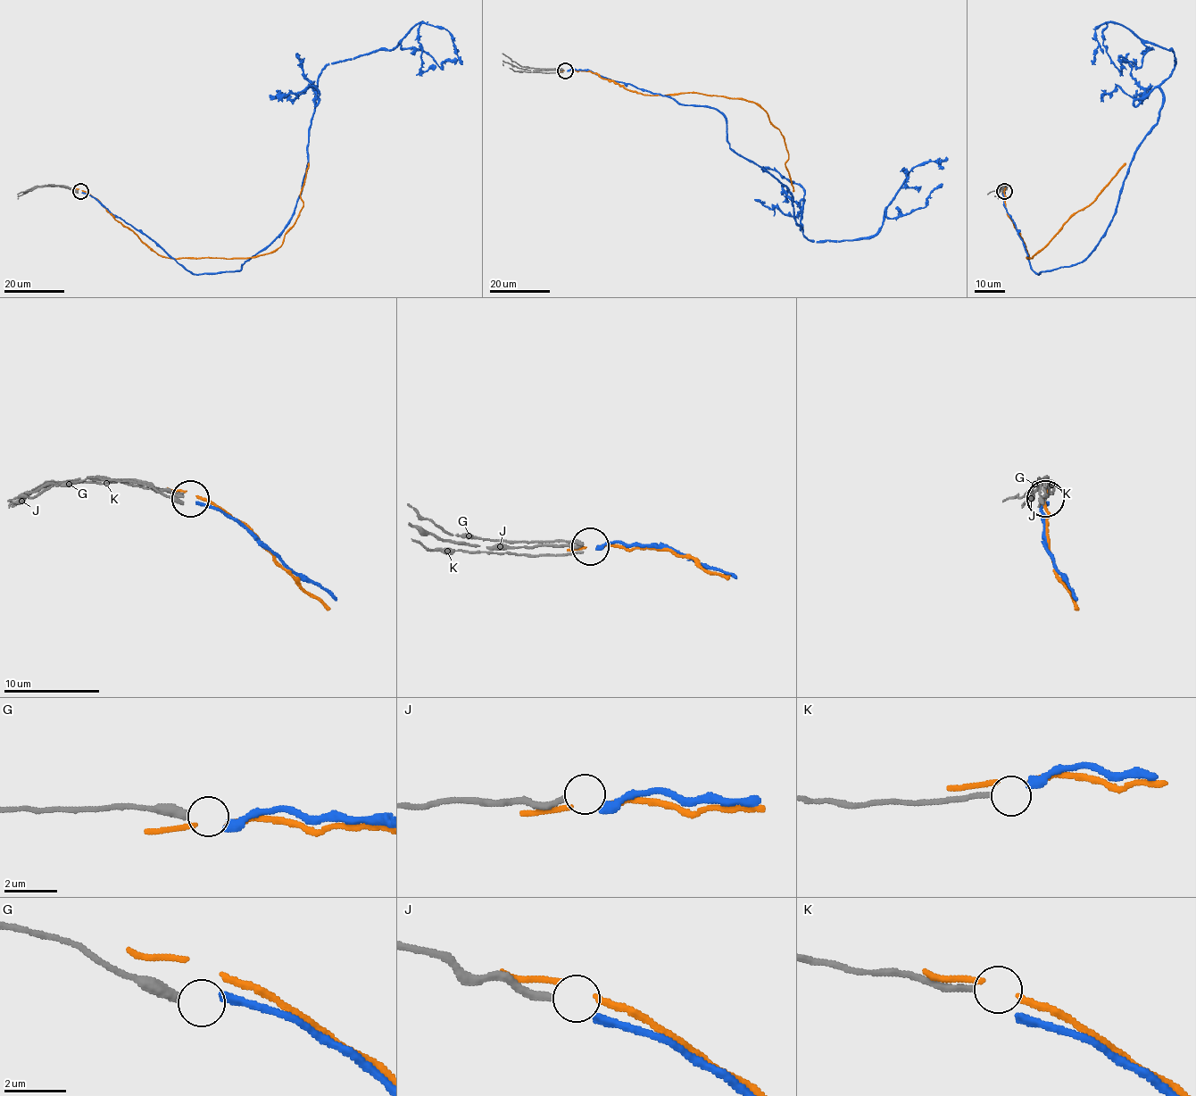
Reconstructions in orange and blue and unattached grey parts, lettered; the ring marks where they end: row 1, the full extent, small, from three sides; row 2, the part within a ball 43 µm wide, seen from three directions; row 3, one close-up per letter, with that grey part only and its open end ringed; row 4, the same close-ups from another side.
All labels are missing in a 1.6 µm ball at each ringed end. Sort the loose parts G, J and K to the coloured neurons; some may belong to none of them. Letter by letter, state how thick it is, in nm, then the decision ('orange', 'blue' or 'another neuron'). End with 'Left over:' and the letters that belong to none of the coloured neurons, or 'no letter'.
G: 380 nm | another neuron
J: 240 nm | blue
K: 190 nm | another neuron
Left over: G, K

